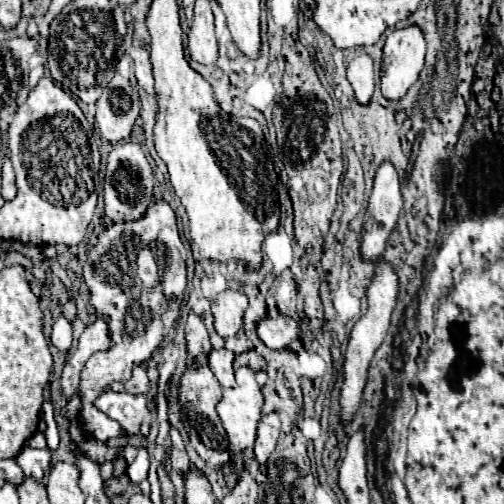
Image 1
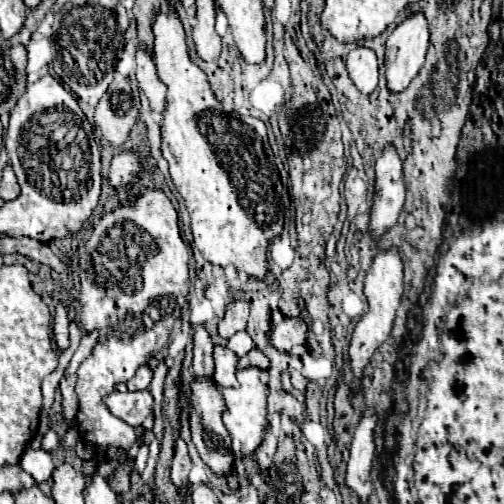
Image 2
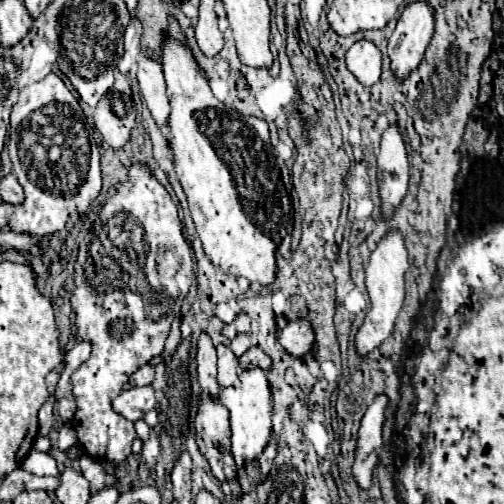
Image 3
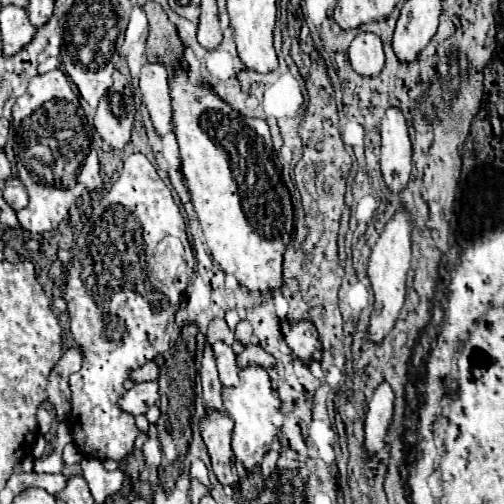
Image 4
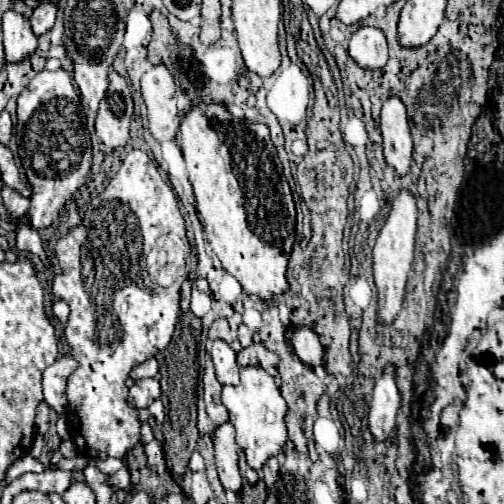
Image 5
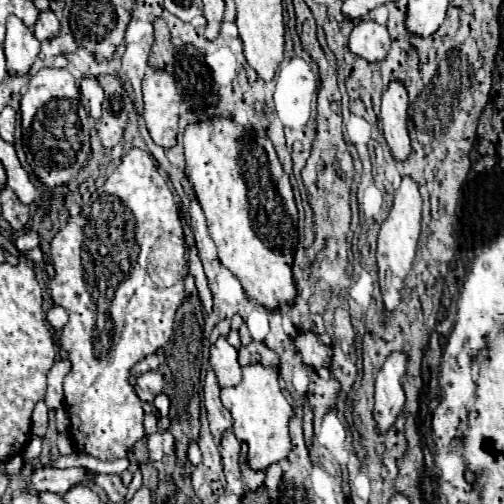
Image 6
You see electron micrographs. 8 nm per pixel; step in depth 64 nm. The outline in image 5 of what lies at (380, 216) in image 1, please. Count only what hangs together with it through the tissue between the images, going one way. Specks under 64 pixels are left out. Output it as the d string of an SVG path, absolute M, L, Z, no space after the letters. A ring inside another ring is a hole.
M390 96L382 104L380 128L384 138L384 156L386 162L396 170L398 176L404 176L410 170L412 160L412 138L408 130L406 106L400 96Z

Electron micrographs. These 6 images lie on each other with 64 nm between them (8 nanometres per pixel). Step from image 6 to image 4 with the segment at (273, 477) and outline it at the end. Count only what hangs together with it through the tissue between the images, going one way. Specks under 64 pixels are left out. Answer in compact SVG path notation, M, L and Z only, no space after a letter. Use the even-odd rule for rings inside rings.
M270 450L264 460L262 460L262 474L270 476L276 470L276 460L278 460L278 450Z

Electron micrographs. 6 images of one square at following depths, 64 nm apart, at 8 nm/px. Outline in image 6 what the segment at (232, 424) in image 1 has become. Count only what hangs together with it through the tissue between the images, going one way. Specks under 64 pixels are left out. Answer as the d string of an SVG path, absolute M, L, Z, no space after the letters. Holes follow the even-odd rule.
M248 364L242 368L238 386L222 390L222 404L230 410L234 420L234 434L248 444L248 464L252 470L266 470L270 464L288 458L292 442L288 436L288 422L294 410L278 386L278 370L262 364Z

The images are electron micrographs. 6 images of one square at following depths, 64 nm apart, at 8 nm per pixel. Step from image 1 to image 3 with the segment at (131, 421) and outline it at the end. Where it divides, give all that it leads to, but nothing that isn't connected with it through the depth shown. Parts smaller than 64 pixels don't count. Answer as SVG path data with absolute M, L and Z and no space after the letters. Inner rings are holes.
M134 386L134 388L122 392L120 396L116 396L116 400L112 400L112 406L124 418L136 422L156 406L154 388L152 386L142 386L142 388Z

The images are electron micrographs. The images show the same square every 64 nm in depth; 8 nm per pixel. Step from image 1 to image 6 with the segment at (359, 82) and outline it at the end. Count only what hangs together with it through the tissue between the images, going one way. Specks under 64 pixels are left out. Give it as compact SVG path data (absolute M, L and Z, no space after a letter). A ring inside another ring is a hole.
M360 20L350 32L350 50L368 62L384 60L390 48L390 34L384 24L374 20Z

